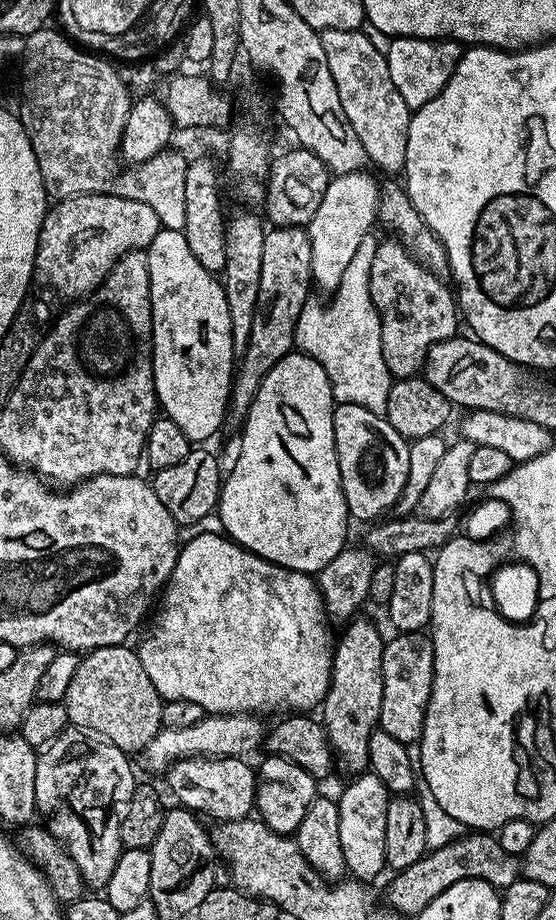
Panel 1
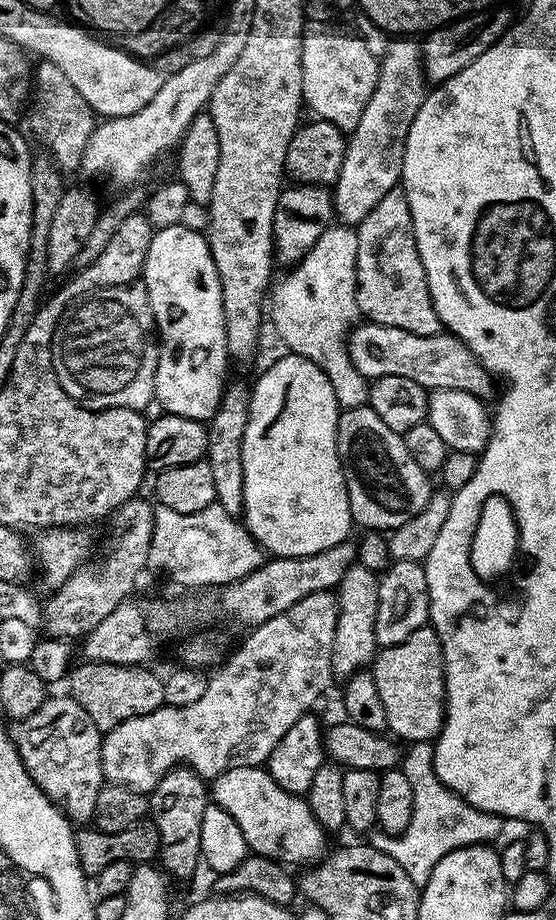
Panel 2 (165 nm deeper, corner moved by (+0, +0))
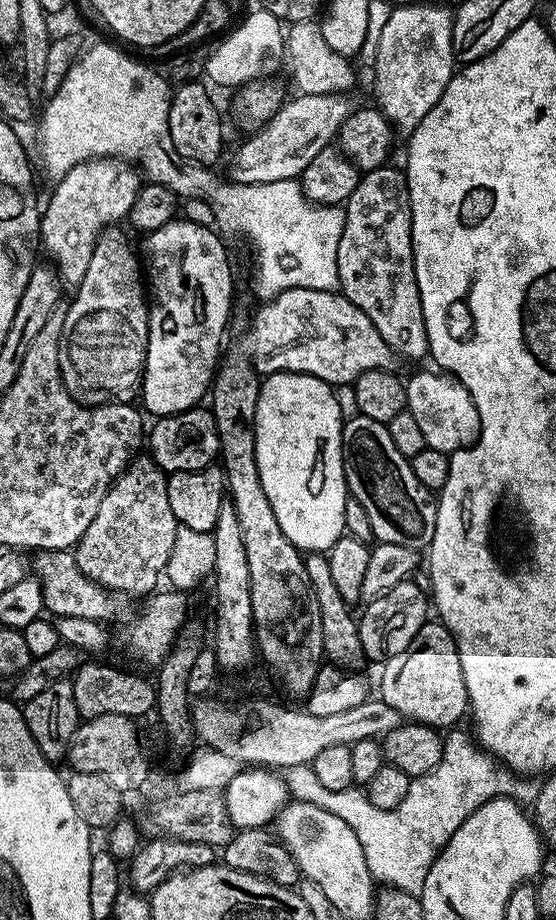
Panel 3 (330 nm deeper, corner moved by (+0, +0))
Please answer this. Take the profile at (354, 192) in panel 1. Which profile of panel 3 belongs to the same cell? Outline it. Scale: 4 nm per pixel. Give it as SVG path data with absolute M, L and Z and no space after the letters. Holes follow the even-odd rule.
M404 4L393 7L390 18L386 18L386 27L382 29L382 38L378 41L378 58L374 65L376 71L375 107L386 117L401 137L407 138L430 114L434 102L442 98L442 90L446 90L452 81L454 71L454 53L452 51L452 21L453 9L443 8L440 4Z

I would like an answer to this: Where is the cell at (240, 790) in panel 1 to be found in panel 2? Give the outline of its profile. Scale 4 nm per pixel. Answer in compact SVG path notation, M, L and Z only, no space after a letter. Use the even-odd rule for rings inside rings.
M263 767L226 769L211 781L210 800L234 818L249 849L257 856L269 856L285 866L308 866L325 855L326 833L318 818L314 818L307 799L282 790Z

